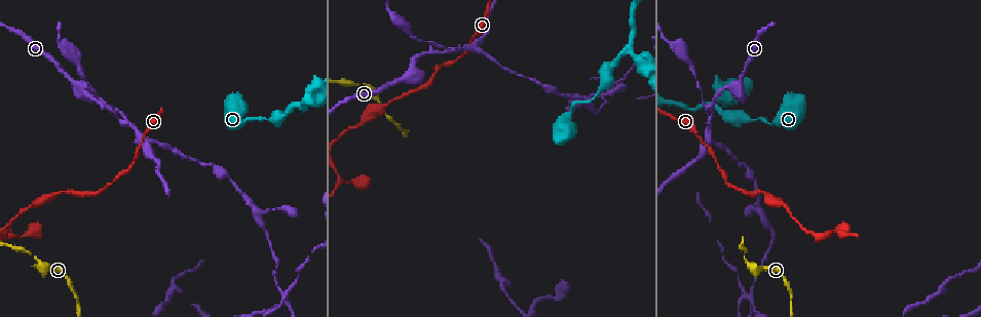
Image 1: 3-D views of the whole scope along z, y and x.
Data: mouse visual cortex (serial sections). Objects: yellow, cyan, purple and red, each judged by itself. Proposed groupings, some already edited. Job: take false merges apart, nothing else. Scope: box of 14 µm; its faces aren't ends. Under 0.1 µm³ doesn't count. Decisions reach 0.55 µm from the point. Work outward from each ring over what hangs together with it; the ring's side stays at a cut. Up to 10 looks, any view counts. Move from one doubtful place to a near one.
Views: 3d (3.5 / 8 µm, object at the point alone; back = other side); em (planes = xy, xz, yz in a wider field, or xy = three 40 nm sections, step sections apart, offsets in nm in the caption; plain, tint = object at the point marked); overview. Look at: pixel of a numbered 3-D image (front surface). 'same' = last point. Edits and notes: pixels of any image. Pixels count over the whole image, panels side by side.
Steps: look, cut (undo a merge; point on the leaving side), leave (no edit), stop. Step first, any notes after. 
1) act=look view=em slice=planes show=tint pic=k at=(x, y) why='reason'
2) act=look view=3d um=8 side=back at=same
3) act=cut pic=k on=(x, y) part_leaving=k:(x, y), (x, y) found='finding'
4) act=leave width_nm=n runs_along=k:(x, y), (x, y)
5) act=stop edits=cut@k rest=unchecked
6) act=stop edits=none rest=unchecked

act=look view=3d um=3.5 pic=1 at=(406, 77) why='sharp bend'

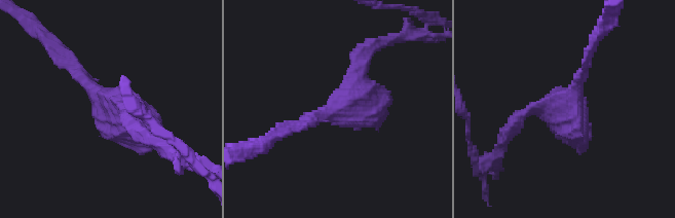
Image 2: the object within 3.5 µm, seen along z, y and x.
act=look view=em slice=xy step=5 show=tint pic=2 at=(571, 105)

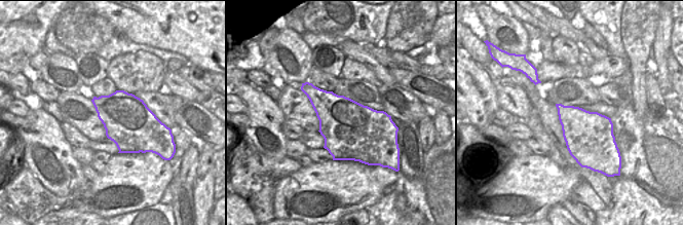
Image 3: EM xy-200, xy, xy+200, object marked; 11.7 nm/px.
act=leave runs_along=2:(308, 121), (362, 98), (375, 44) found='all the same cell'

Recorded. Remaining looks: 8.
act=look view=3d um=8 side=back pic=1 at=(109, 109) why='two arms at a narrow angle'

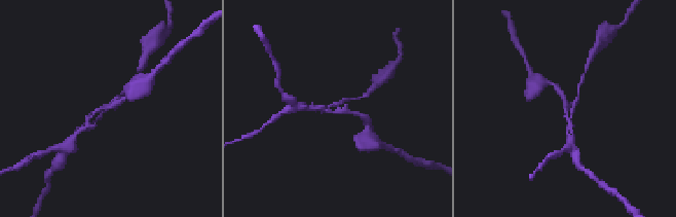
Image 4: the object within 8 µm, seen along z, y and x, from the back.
act=look view=em slice=xy step=3 show=tint pic=4 at=(563, 108)

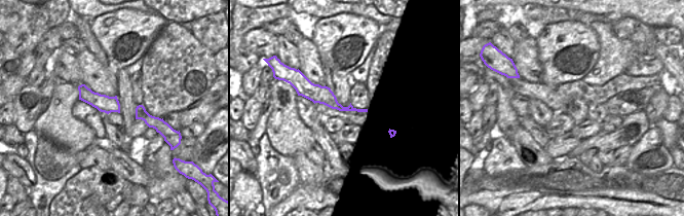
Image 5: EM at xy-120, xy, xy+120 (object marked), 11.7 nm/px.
act=cut pic=4 on=(557, 153) width_nm=180 part_leaving=4:(71, 140), (64, 148), (35, 154) found='two cells meet here'

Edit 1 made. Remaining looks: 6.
act=look view=3d um=3.5 pic=1 at=(475, 45) why='thin neck'

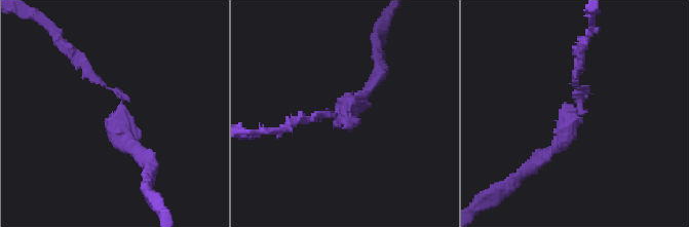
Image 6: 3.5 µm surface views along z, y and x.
act=look view=em slice=xy step=1 show=tint pic=6 at=(122, 109) arm_widths_nm=100,200

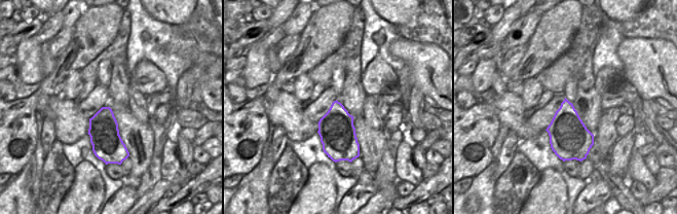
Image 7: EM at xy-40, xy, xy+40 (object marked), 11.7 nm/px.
act=leave width_nm=420 runs_along=6:(79, 61), (120, 96), (142, 159) found='continuous, no second cell'

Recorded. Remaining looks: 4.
act=look view=3d um=3.5 pic=1 at=(351, 181) why='sudden change in width'

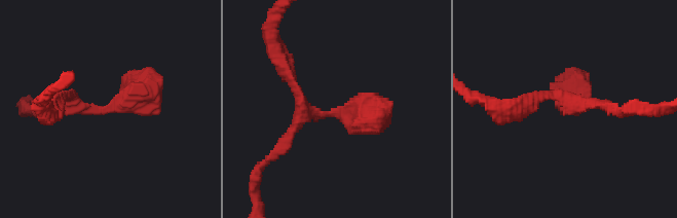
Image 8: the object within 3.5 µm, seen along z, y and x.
act=look view=em slice=xy step=5 show=tint pic=8 at=(336, 111) why='shape alone is not enough'

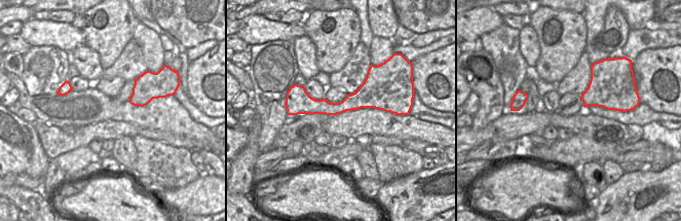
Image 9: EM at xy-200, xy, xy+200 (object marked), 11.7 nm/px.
act=leave runs_along=8:(293, 86), (321, 115), (390, 105) found='all the same cell'

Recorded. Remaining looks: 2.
act=stop edits=cut@4 rest=unchecked

